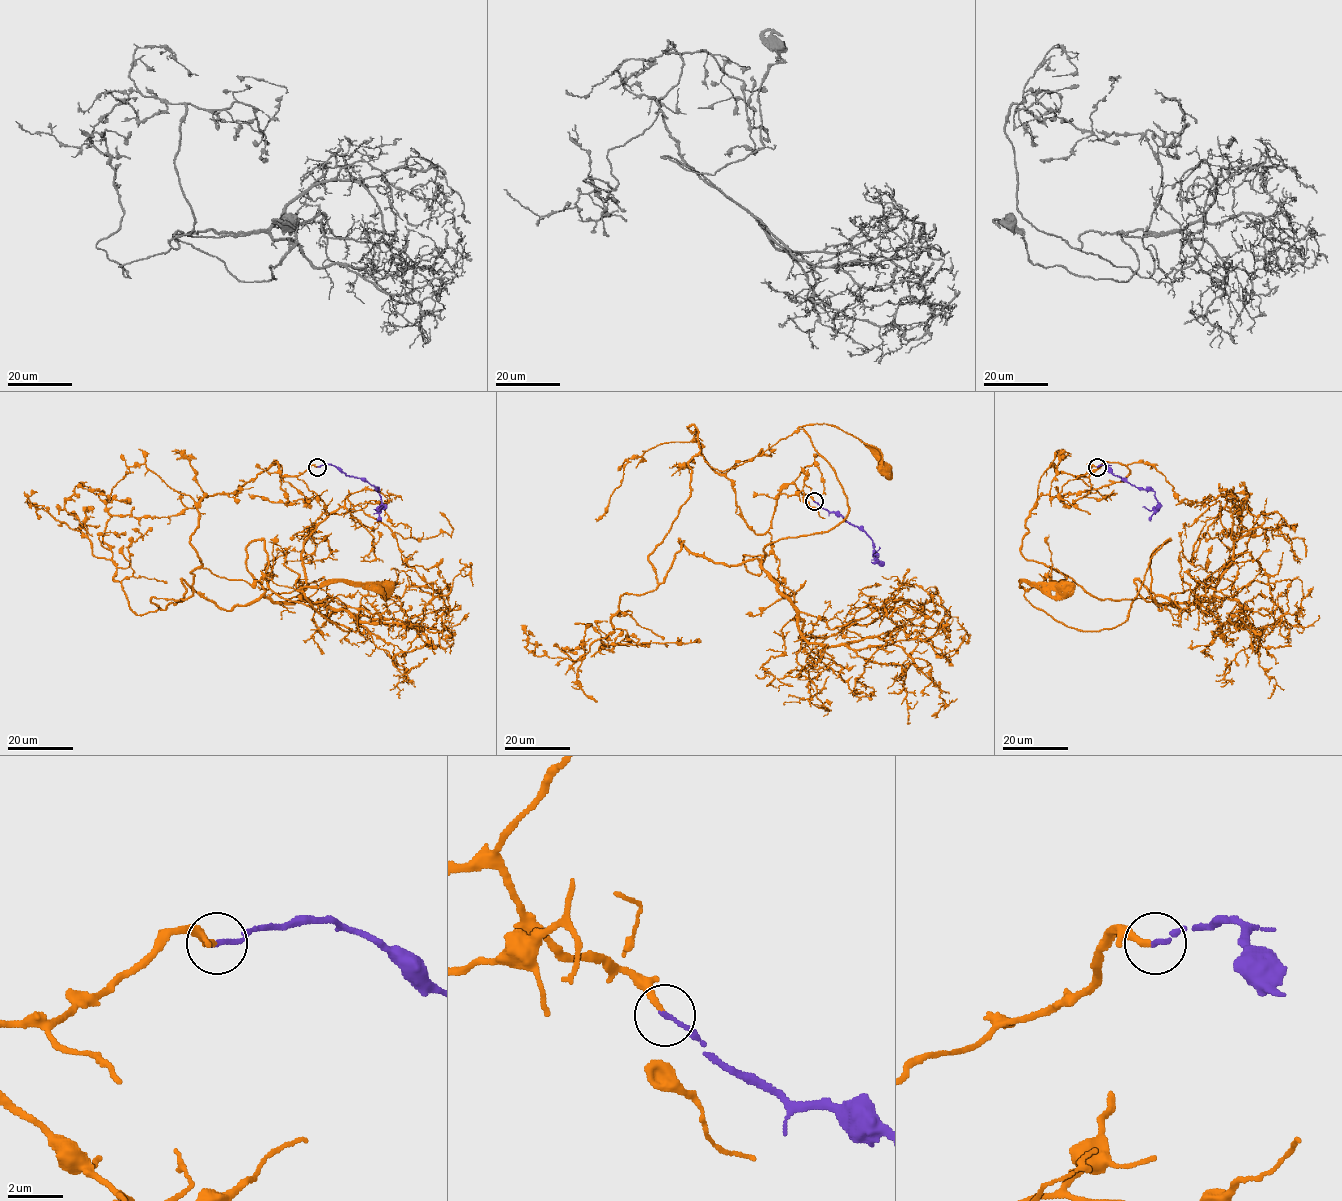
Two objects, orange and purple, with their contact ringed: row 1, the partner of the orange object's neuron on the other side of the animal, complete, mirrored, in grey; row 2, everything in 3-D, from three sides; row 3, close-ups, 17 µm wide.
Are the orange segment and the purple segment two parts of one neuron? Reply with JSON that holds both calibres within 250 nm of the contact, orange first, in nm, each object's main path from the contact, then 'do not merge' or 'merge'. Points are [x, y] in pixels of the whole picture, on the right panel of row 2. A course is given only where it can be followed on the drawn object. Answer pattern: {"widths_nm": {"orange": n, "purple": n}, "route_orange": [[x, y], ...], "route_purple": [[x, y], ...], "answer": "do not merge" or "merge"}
{"widths_nm": {"orange": 220, "purple": 150}, "route_orange": [[1096, 467], [1079, 476], [1129, 473], [1042, 494], [1026, 522], [1025, 558], [1066, 578], [1019, 587], [1066, 587]], "route_purple": [[1096, 467], [1106, 464], [1114, 475], [1136, 487], [1152, 490], [1158, 505], [1151, 510], [1142, 507]], "answer": "merge"}

